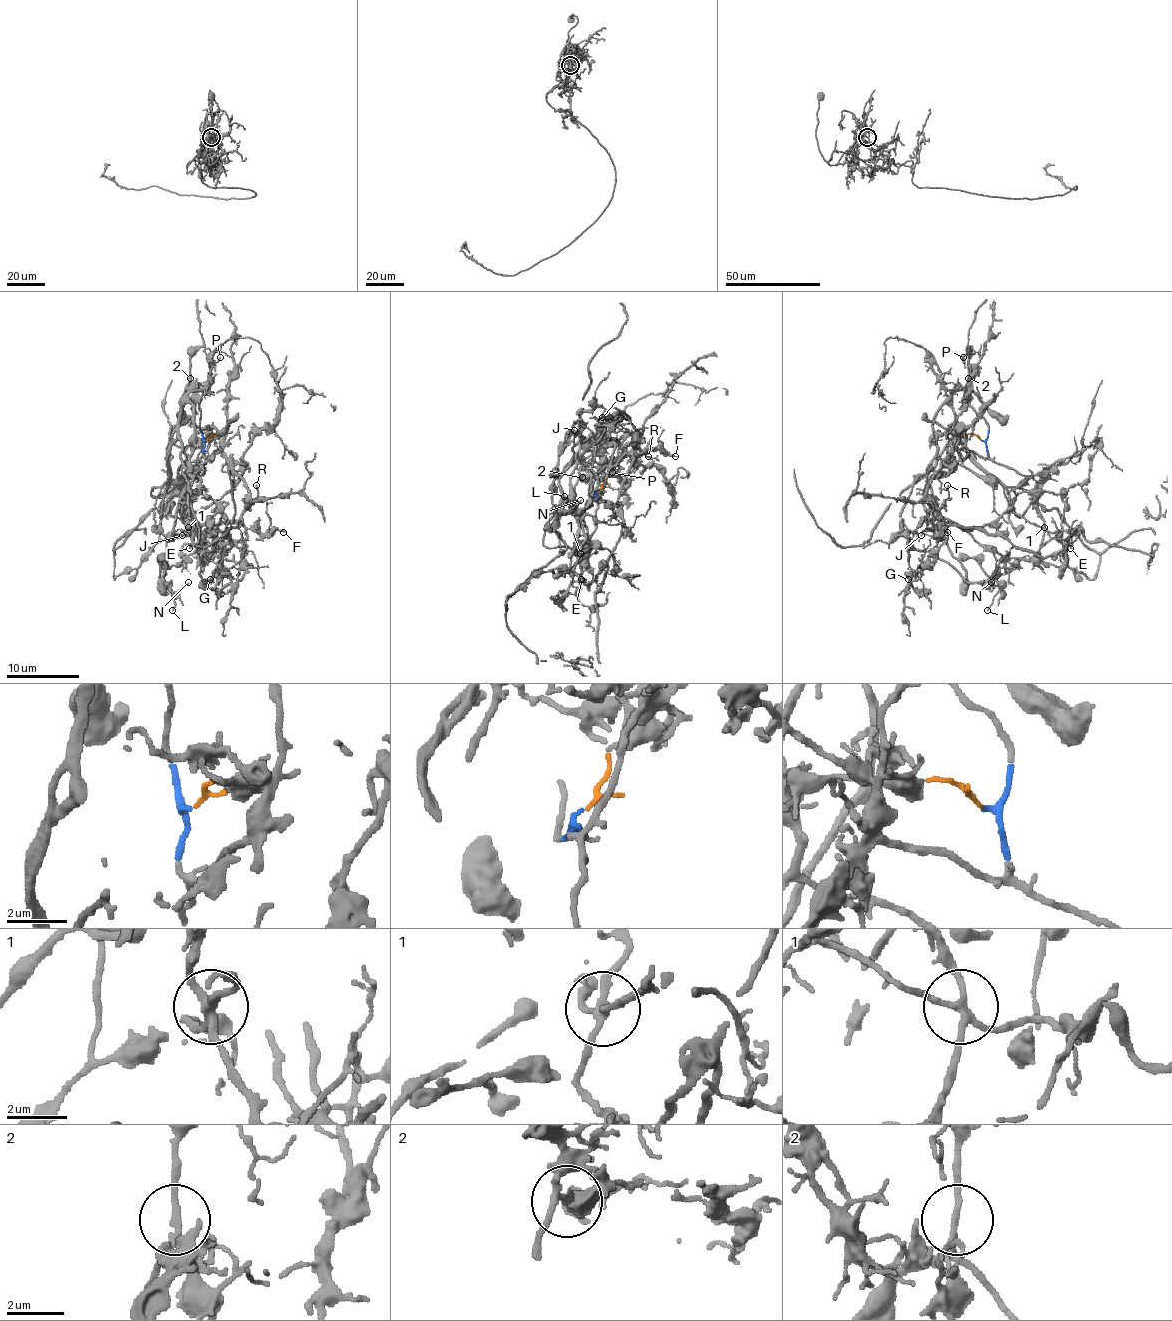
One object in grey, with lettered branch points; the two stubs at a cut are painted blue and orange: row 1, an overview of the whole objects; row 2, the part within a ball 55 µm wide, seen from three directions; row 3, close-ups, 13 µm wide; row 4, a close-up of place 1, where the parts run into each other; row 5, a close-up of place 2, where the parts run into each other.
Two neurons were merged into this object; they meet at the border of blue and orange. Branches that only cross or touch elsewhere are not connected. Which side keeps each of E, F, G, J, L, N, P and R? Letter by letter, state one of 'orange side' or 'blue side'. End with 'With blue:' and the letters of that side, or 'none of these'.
E: blue side
F: blue side
G: orange side
J: orange side
L: orange side
N: orange side
P: orange side
R: blue side
With blue: E, F, R

